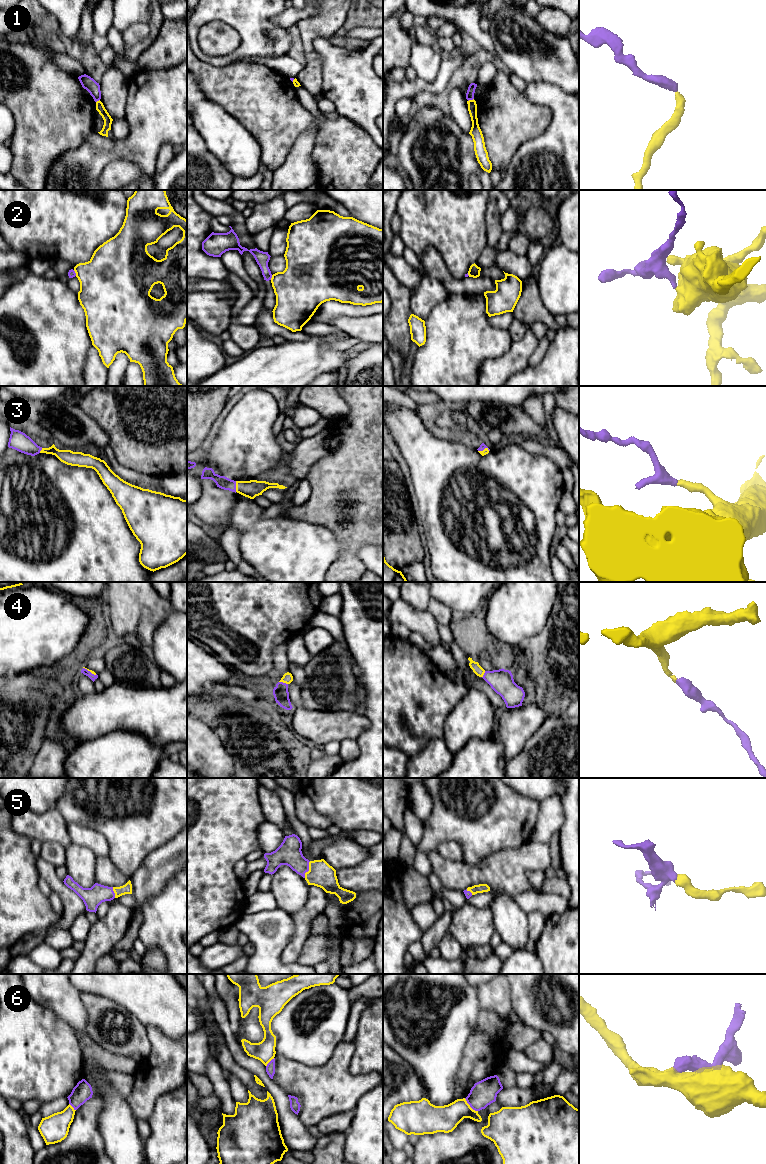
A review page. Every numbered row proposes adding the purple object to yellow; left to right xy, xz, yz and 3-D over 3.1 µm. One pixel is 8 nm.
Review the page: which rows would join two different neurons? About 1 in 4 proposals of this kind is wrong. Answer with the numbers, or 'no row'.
1, 2, 6

